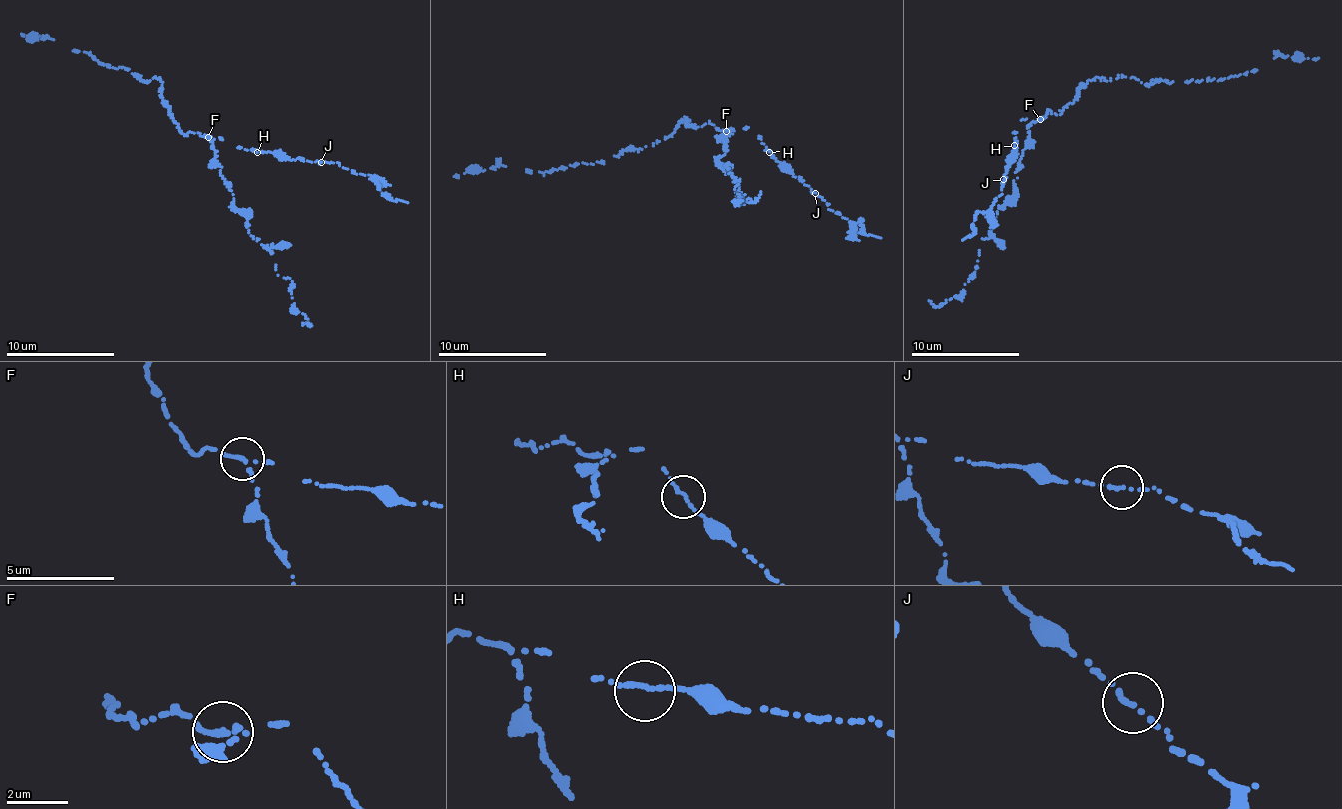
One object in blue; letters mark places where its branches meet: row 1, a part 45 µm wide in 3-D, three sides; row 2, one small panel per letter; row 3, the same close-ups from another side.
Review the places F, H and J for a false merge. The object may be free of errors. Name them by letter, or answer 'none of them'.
F

